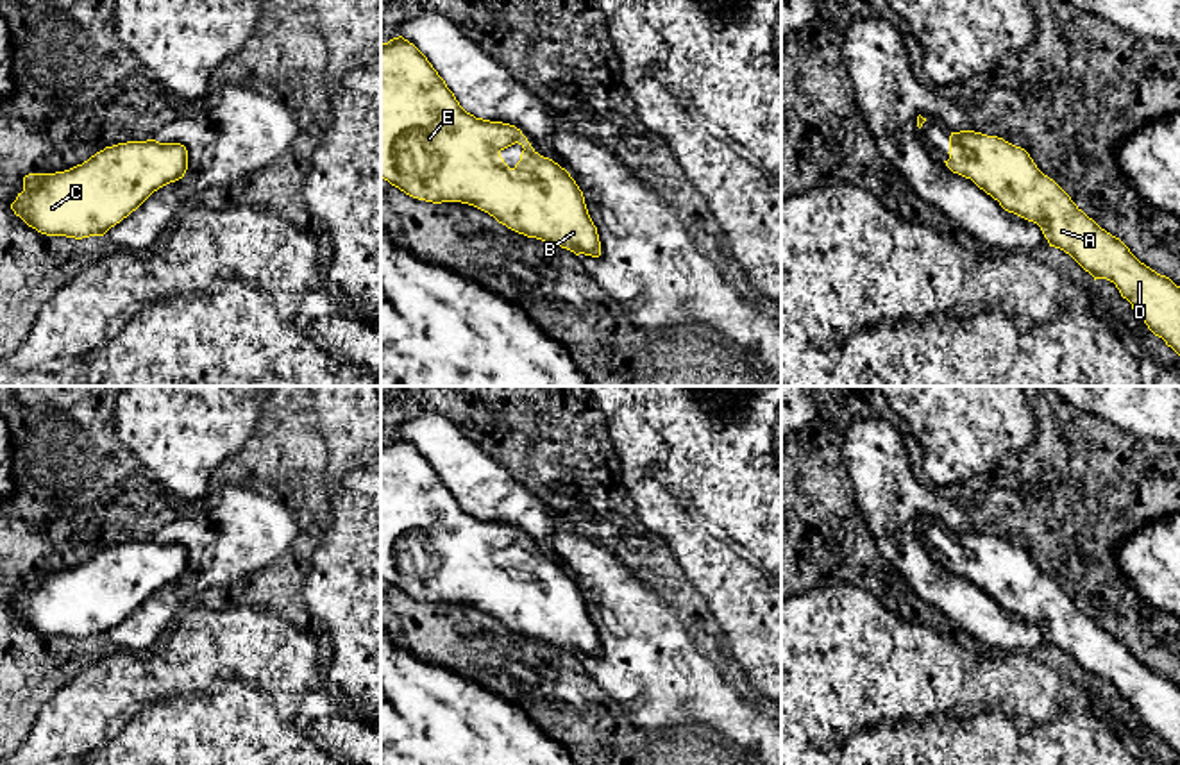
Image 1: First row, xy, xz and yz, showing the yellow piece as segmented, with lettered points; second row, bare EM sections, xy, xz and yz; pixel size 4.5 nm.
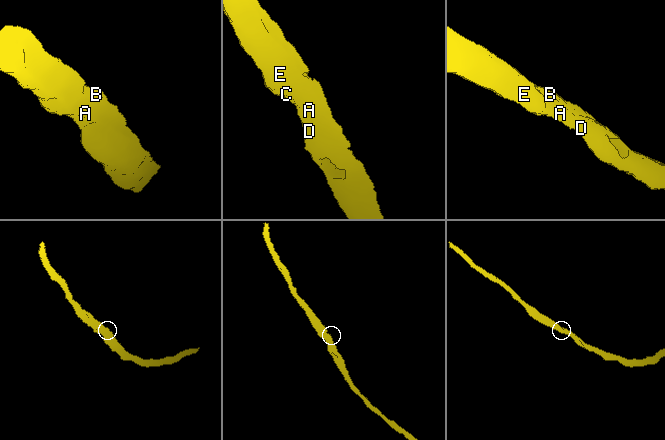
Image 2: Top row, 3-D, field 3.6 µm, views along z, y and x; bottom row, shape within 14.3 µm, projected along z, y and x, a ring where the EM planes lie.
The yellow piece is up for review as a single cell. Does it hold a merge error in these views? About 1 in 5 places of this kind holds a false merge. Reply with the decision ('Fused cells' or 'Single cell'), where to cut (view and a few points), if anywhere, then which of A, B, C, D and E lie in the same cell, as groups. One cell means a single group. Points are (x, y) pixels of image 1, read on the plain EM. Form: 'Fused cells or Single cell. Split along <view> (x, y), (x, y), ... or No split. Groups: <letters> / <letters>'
Single cell. No split. Groups: A B C D E

